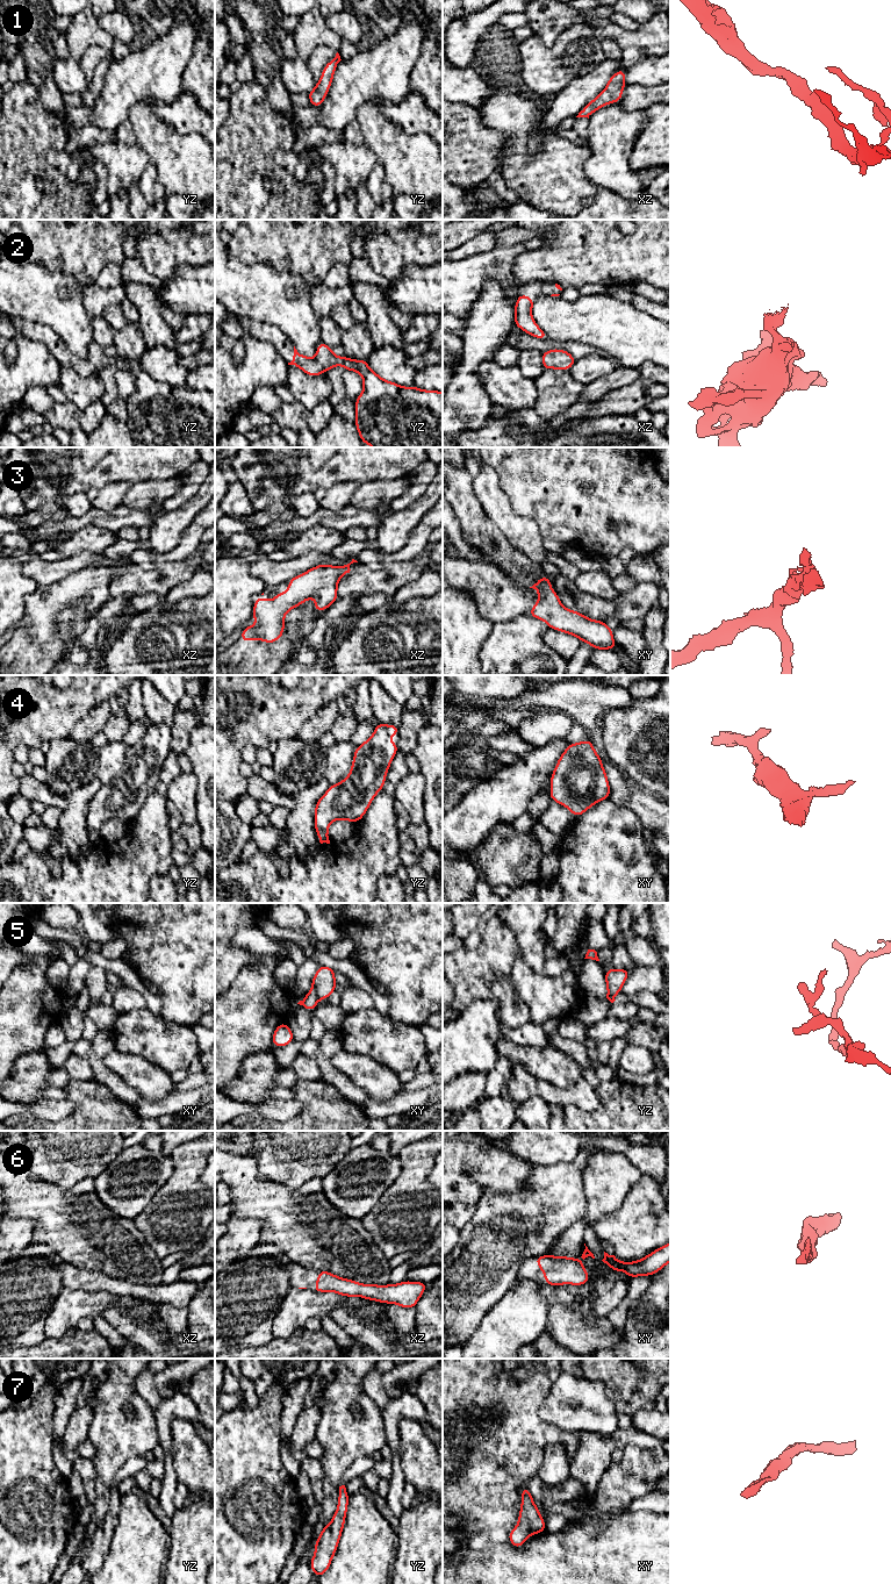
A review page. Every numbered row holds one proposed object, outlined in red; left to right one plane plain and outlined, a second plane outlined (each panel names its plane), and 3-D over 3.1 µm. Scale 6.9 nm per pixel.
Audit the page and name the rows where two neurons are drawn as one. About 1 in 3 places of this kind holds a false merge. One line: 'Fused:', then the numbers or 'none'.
Fused: 5

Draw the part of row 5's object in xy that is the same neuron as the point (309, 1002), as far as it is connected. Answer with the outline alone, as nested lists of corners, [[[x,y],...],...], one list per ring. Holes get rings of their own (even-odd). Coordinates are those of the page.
[[[314,989],[308,991],[307,996],[300,1001],[297,1004],[302,1005],[306,1010],[312,1011],[317,1005],[318,996]]]

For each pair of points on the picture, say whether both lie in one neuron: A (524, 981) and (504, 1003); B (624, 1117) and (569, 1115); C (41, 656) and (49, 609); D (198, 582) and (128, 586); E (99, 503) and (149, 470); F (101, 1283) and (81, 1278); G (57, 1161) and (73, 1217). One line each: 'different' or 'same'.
A: different
B: same
C: same
D: different
E: different
F: same
G: different

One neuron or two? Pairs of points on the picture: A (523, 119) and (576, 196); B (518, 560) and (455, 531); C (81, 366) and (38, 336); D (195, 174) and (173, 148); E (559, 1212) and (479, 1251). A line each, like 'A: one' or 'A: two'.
A: one
B: two
C: one
D: one
E: one

